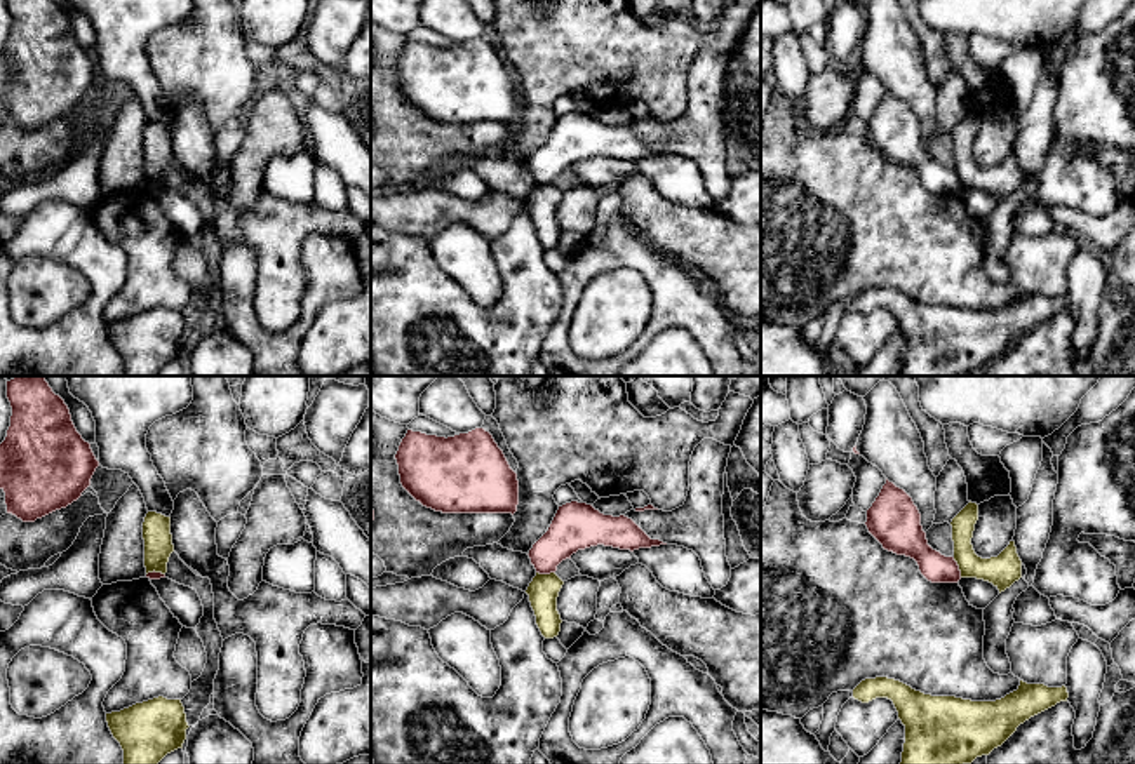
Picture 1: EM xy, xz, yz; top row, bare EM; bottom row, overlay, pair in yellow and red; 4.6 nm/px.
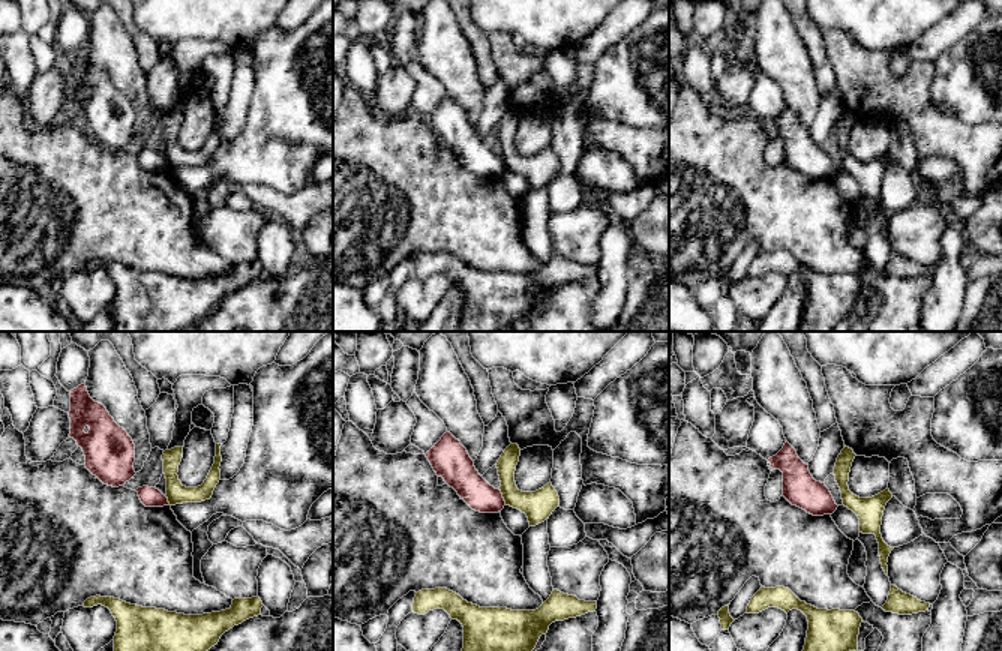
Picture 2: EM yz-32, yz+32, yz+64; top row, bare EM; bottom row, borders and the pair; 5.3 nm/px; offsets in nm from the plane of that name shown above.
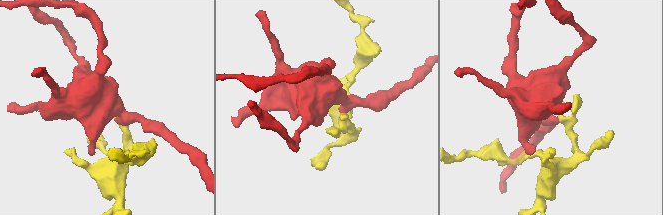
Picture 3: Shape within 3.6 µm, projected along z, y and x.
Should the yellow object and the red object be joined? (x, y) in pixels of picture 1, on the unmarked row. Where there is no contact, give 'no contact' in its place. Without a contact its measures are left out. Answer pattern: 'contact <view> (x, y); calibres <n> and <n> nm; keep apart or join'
contact yz (960, 178); calibres 150 and 140 nm; keep apart

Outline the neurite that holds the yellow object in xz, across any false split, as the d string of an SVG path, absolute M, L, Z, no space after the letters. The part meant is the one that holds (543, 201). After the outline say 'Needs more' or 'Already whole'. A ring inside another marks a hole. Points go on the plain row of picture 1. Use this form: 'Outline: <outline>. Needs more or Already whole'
Outline: M540 184L533 188L526 204L536 226L536 235L545 249L554 249L561 242L561 225L557 207L564 191L555 184Z. Already whole

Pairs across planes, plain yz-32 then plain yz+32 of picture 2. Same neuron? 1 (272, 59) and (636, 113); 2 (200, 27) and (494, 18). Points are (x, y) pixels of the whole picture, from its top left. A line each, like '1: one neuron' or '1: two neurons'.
1: one neuron
2: one neuron

